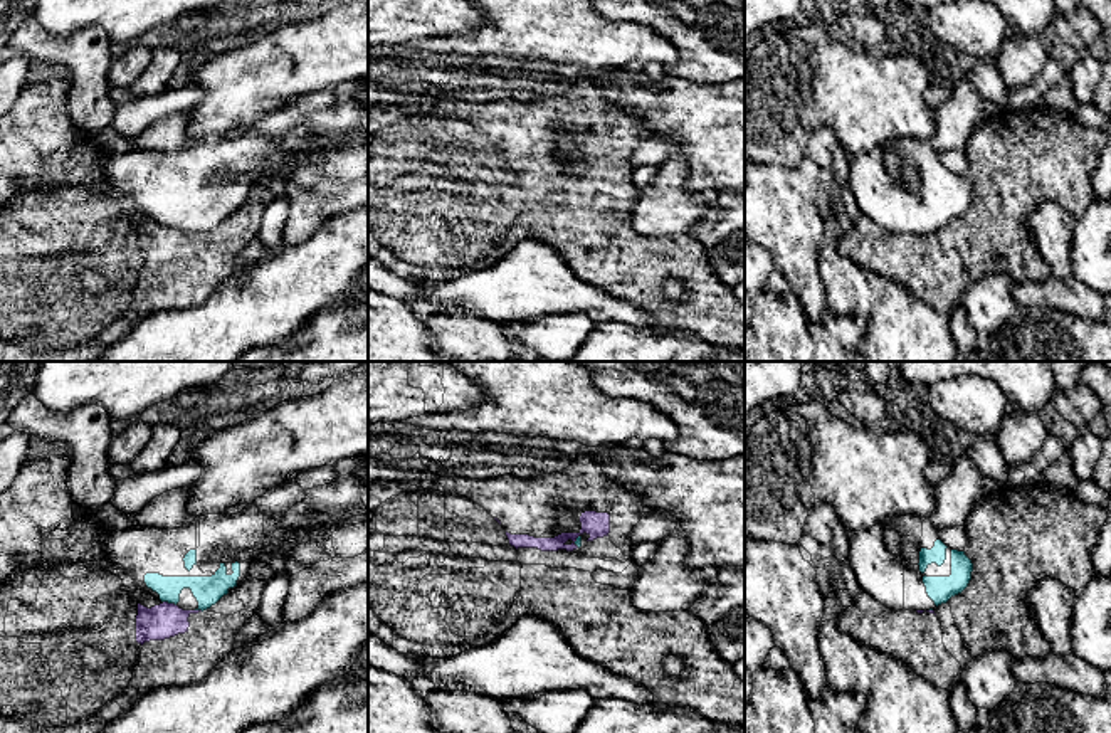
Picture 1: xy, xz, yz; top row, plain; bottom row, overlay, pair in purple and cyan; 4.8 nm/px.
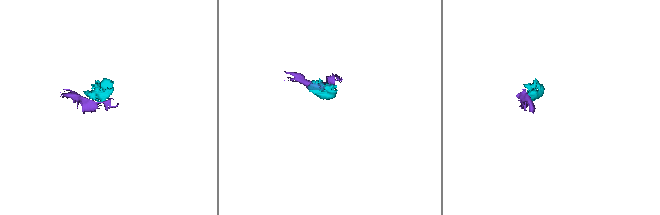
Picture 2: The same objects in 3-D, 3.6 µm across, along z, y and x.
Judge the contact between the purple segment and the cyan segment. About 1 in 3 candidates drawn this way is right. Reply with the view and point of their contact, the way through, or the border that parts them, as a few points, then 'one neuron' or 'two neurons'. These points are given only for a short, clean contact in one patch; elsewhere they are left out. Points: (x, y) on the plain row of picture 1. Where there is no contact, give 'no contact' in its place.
xy (170, 227) | along xy (163, 224), (175, 229) | two neurons

